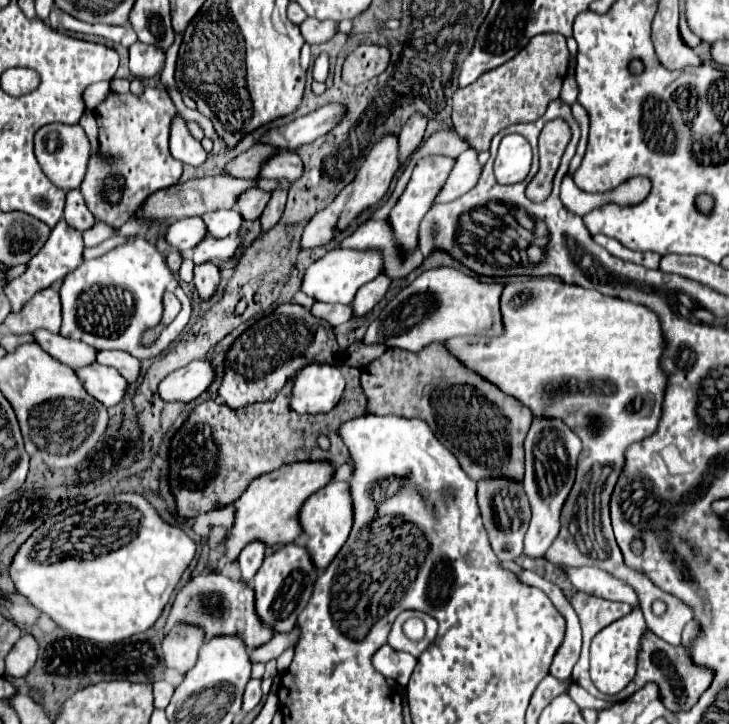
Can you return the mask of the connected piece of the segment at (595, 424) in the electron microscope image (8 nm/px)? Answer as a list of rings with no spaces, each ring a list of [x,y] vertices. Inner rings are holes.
[[[526,278],[526,280],[520,280],[520,282],[510,282],[504,286],[502,290],[502,298],[500,298],[500,310],[502,310],[502,322],[504,322],[504,334],[500,336],[490,336],[490,338],[482,338],[482,336],[460,336],[460,338],[450,338],[444,342],[446,350],[450,350],[450,354],[454,358],[460,358],[460,362],[464,362],[464,366],[468,366],[468,370],[472,370],[474,374],[480,374],[480,378],[492,382],[496,388],[500,388],[504,394],[520,400],[524,406],[530,408],[532,412],[532,418],[558,418],[562,420],[566,426],[570,426],[570,430],[574,434],[578,434],[578,438],[582,440],[582,452],[580,452],[580,460],[578,460],[578,470],[576,470],[576,482],[566,498],[566,504],[562,508],[562,520],[560,520],[560,532],[558,532],[558,538],[554,540],[552,548],[548,550],[546,554],[546,560],[552,562],[556,566],[556,558],[560,558],[560,564],[568,564],[568,566],[596,566],[596,568],[602,568],[610,574],[614,574],[616,578],[622,578],[626,580],[630,586],[634,586],[634,590],[638,592],[638,598],[640,598],[640,606],[644,610],[644,618],[646,618],[646,624],[648,628],[662,640],[670,642],[672,646],[678,646],[680,644],[680,638],[682,638],[682,630],[684,626],[692,620],[692,610],[680,602],[678,598],[674,598],[672,594],[666,594],[662,592],[648,576],[644,576],[642,572],[626,566],[624,562],[624,556],[614,540],[614,534],[612,534],[612,526],[610,526],[610,520],[604,518],[604,510],[608,510],[608,502],[610,502],[610,494],[612,494],[612,488],[616,486],[616,478],[620,476],[622,472],[622,466],[624,466],[624,450],[632,444],[632,442],[638,442],[640,438],[646,438],[650,436],[656,426],[658,426],[658,420],[662,416],[662,398],[664,398],[664,388],[666,388],[666,374],[660,370],[660,356],[662,356],[662,342],[664,342],[664,336],[662,336],[662,330],[660,330],[660,320],[658,316],[648,310],[646,306],[642,304],[632,304],[632,302],[626,302],[626,300],[620,300],[620,298],[612,298],[612,296],[604,296],[600,292],[594,292],[594,290],[586,290],[586,288],[580,288],[580,286],[572,286],[572,284],[564,284],[562,280],[556,280],[556,278]],[[596,488],[600,488],[600,506],[598,506],[598,530],[594,528],[594,522],[592,522],[592,514],[588,516],[588,500],[592,500],[590,494],[596,494]],[[656,600],[662,600],[666,604],[666,612],[656,616],[652,612],[652,604]]]

